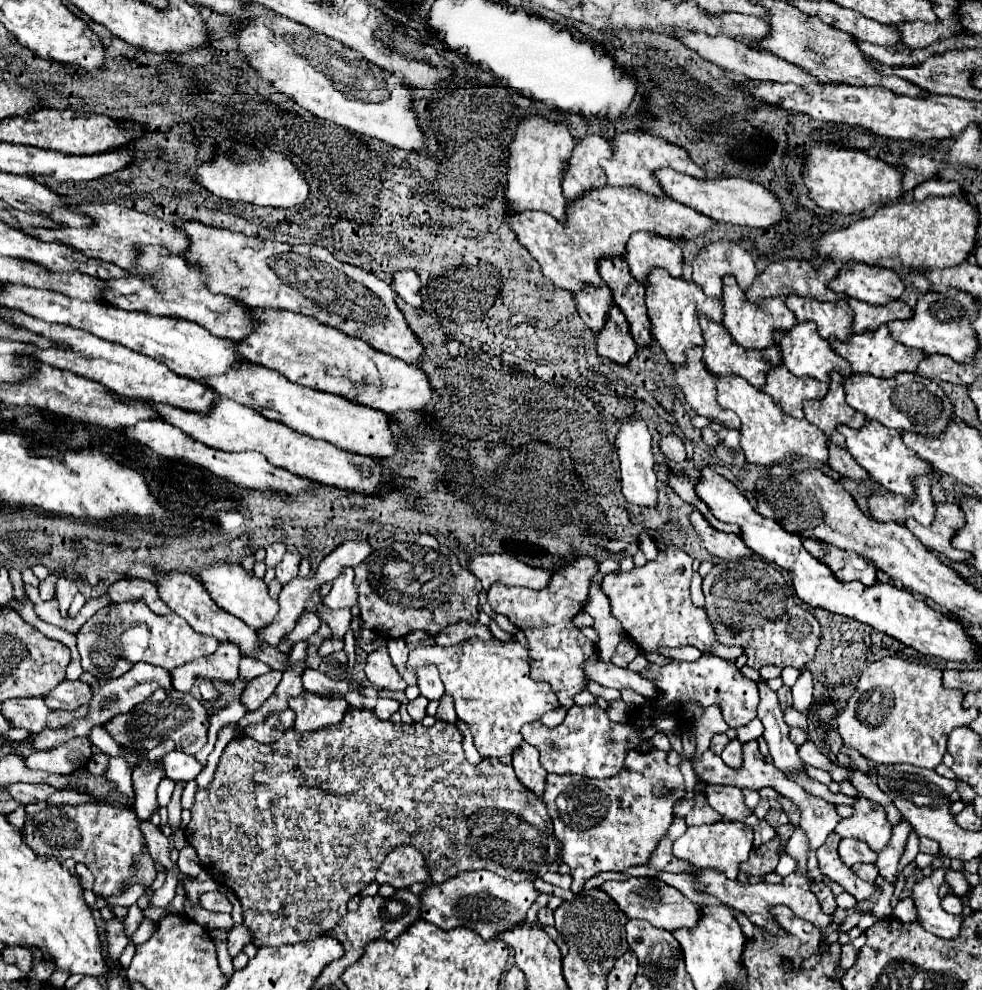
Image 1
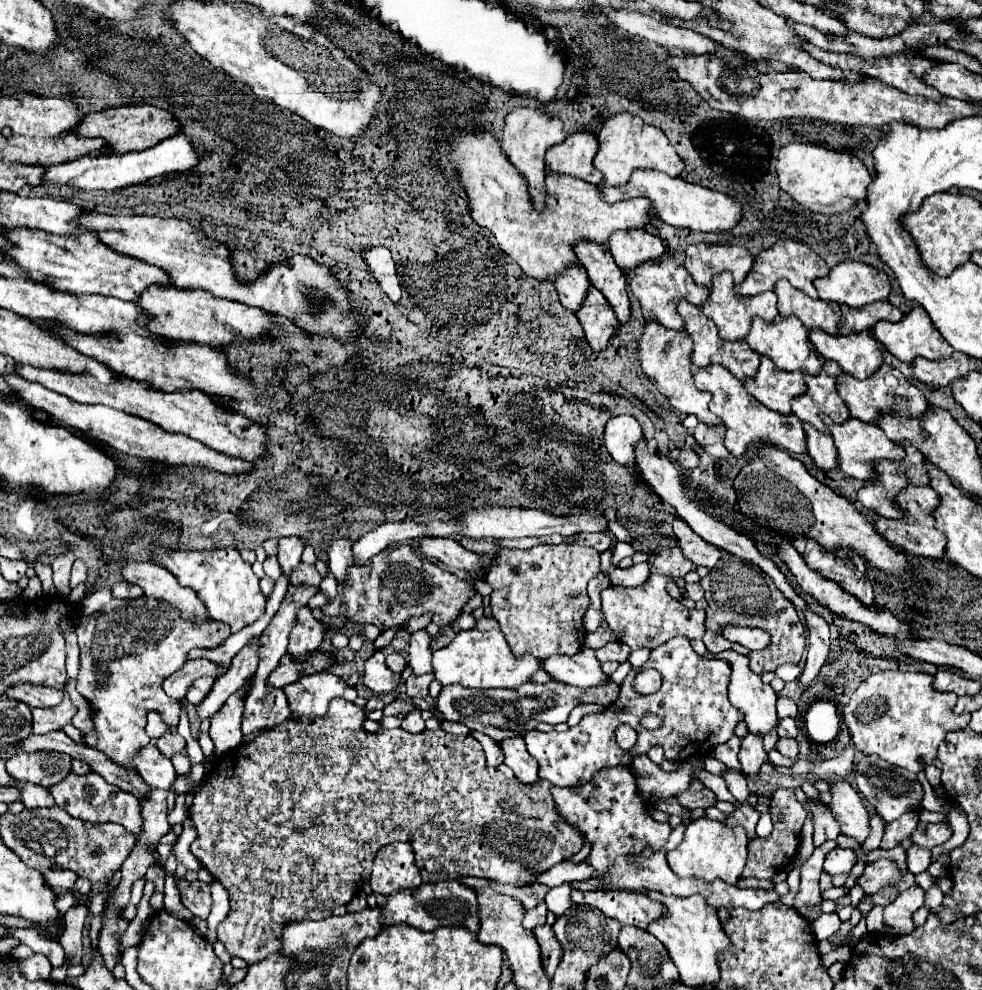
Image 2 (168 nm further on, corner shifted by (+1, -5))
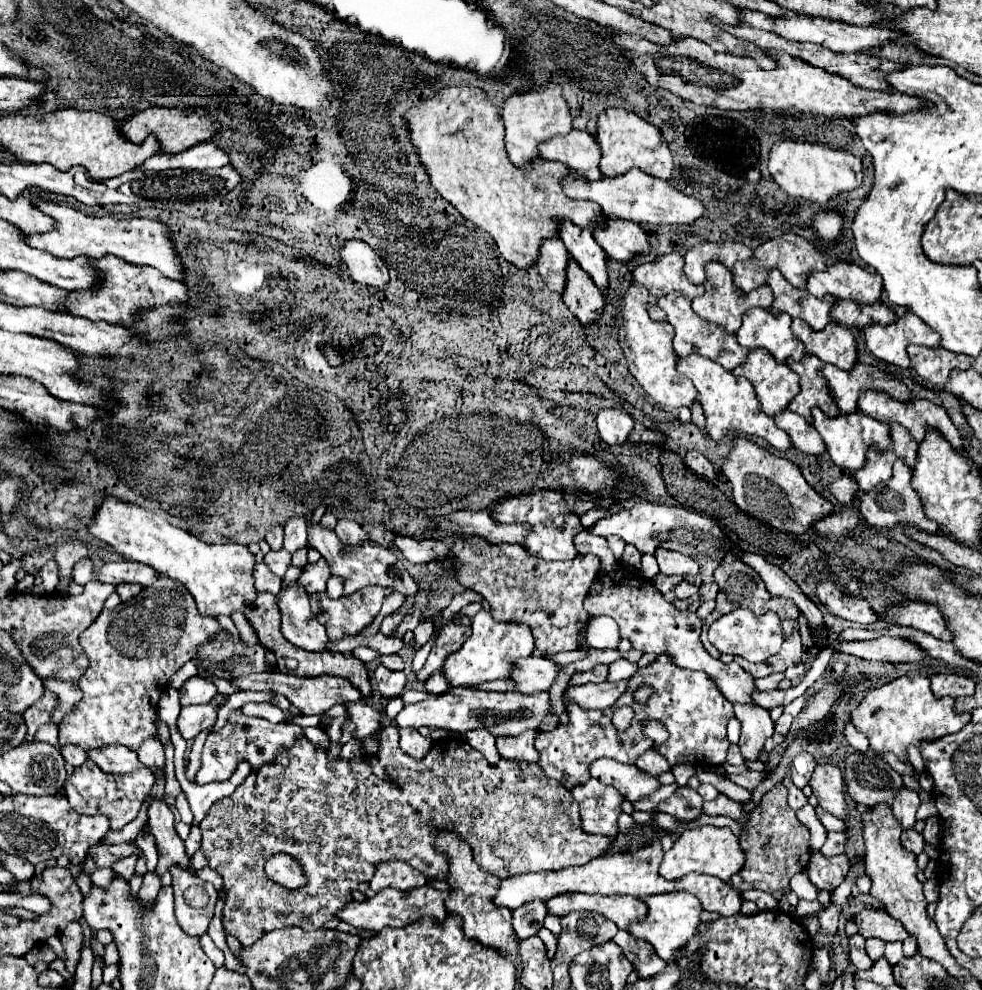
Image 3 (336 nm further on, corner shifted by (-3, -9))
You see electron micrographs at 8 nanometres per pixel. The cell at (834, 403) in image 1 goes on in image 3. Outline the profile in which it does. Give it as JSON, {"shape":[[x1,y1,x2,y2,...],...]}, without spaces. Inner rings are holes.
{"shape":[[805,355,805,359,799,359,799,361,789,359,787,365,791,367,793,373,799,375,799,387,801,387,797,397,791,401,789,409,793,413,805,417,809,423,813,423,811,407,819,407,825,415,837,417,839,409,829,393,825,377,821,375,823,361,817,359,815,355]]}

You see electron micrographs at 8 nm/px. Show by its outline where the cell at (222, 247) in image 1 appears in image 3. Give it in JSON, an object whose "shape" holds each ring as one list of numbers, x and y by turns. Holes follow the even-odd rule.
{"shape":[[39,201,37,209,49,215,57,221,57,227,49,233,25,233,25,239,29,239,31,247,45,249,51,255,57,257,77,257,85,255,91,259,101,259,105,255,115,255,131,265,151,265,159,269,169,279,183,279,181,261,173,251,173,241,169,239,169,231,163,223,151,221,151,219,115,219,115,217,89,217,79,213,73,207,57,205,57,203,45,203]]}

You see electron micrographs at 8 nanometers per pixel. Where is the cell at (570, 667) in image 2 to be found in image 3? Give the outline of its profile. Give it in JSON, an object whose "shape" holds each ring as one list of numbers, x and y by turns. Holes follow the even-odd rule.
{"shape":[[531,655,529,659,519,659,517,667,513,667,513,675,509,679,515,683,517,693,537,693,547,691,559,673,559,665,547,661,545,657]]}

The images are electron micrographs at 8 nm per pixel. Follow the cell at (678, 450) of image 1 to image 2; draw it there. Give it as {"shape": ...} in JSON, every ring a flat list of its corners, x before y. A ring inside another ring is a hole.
{"shape":[[671,449,671,459,685,469,693,469,699,463,699,457,693,449]]}

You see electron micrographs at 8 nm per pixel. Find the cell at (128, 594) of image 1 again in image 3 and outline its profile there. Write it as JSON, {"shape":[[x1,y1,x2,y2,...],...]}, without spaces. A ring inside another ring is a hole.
{"shape":[[123,583,123,585,117,585,117,595,121,597,121,601,129,601,131,597,135,597,137,593,141,591,141,585,137,583]]}

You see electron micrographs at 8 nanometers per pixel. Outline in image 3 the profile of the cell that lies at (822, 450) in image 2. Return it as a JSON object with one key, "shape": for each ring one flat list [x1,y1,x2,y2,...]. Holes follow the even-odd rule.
{"shape":[[787,409,781,411,781,415,775,415,773,421,779,429,783,429,791,437,793,447,797,447,799,451,809,455,821,455,825,451,825,443,821,435,817,435,817,429,809,425,801,415]]}

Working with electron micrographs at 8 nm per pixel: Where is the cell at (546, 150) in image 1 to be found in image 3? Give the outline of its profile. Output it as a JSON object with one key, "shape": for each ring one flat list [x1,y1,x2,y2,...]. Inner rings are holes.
{"shape":[[543,83,539,87,527,89,523,93,511,95,503,105,503,119,505,119,505,147,509,159,517,167,531,167,529,163,539,155,537,145,557,135,565,135,571,131,571,115,569,105,561,95,559,83]]}

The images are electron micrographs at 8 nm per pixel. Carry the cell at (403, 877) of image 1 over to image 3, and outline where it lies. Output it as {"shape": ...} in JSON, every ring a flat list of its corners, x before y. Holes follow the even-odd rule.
{"shape":[[401,861,379,863,373,879,369,881,369,887,375,893,381,891,381,889,385,889,385,887,409,891,409,889,423,887,423,885,427,885,427,877,421,875,417,869,409,867,407,863,401,863]]}

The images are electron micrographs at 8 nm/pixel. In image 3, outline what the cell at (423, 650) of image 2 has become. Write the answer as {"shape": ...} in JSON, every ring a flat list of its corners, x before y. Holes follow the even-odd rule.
{"shape":[[423,617,421,621,419,621,419,625,415,627,415,641,417,641,417,647,421,647,421,645,425,645,429,639,431,639,431,635,433,635,433,621,431,619,427,619,427,617]]}

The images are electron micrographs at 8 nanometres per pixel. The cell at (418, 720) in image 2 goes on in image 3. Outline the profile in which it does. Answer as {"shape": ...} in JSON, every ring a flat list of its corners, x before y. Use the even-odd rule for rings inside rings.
{"shape":[[401,729,401,751,405,751,413,759,423,759,429,753,429,747,433,745,431,739,419,735,417,729]]}

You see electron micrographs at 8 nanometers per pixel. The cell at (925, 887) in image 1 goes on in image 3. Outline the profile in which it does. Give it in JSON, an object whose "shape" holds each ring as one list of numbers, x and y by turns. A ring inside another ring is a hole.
{"shape":[[865,909,855,915,859,933,869,939,877,937,883,941,905,941,907,931,899,921,895,921,887,911,883,909]]}

